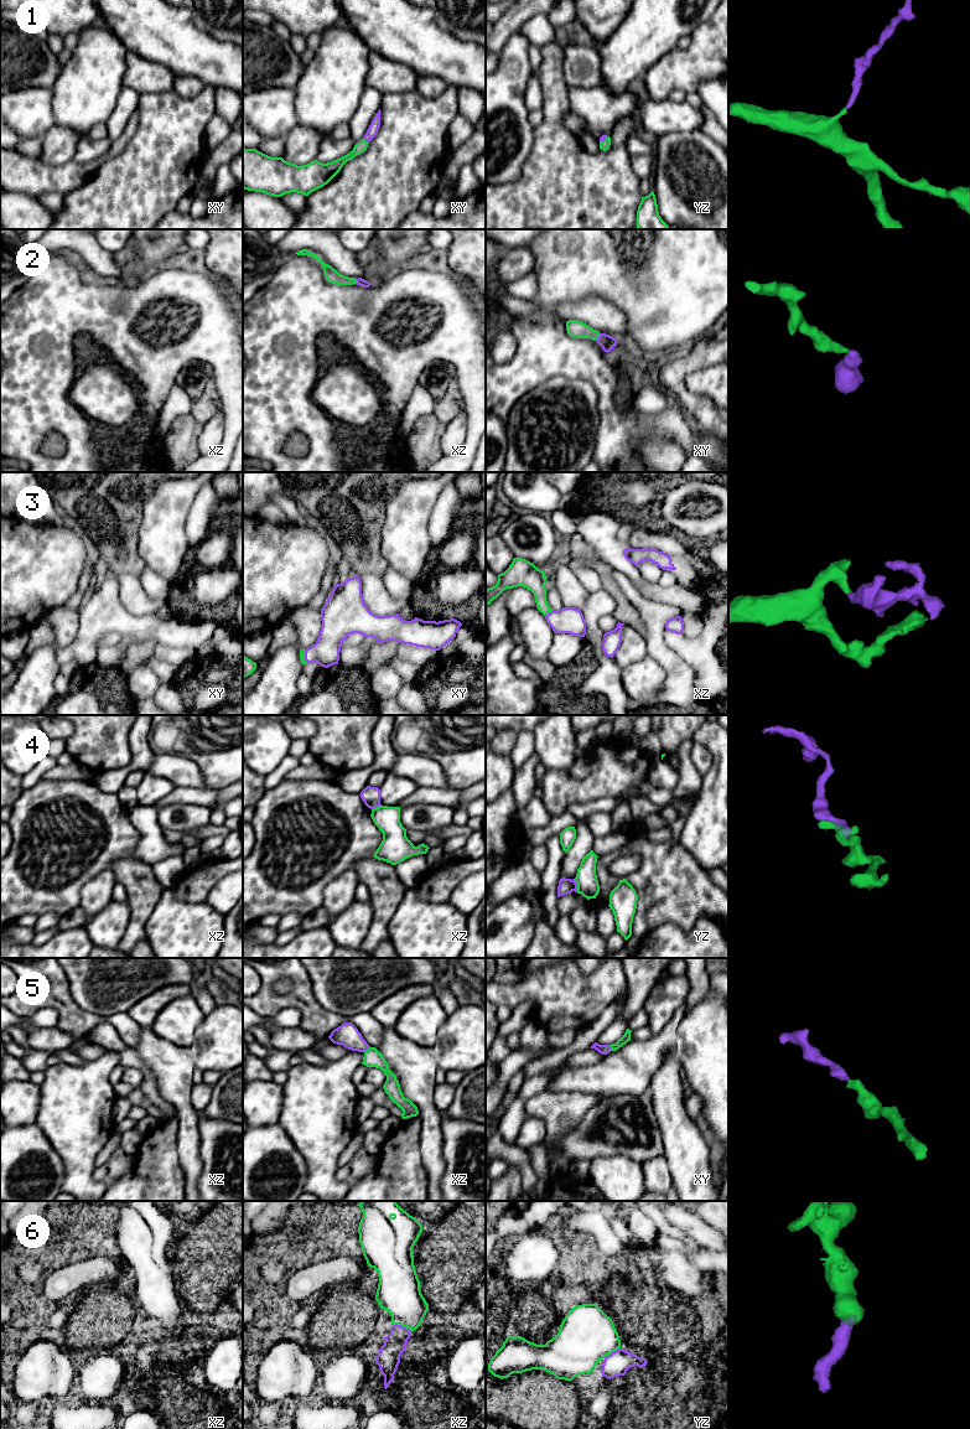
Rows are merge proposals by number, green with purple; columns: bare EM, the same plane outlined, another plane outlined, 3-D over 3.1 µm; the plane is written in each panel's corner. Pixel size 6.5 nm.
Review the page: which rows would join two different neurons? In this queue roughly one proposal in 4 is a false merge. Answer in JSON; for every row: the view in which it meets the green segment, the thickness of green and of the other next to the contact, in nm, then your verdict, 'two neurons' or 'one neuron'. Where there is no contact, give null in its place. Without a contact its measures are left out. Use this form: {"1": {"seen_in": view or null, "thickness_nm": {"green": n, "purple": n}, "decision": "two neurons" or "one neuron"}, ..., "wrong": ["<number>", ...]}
{"1": {"seen_in": "xy", "thickness_nm": {"green": 70, "purple": 70}, "decision": "one neuron"}, "2": {"seen_in": "xy", "thickness_nm": {"green": 110, "purple": 100}, "decision": "one neuron"}, "3": {"seen_in": "xz", "thickness_nm": {"green": 150, "purple": 180}, "decision": "one neuron"}, "4": {"seen_in": "yz", "thickness_nm": {"green": 140, "purple": 100}, "decision": "two neurons"}, "5": {"seen_in": "xz", "thickness_nm": {"green": 110, "purple": 150}, "decision": "one neuron"}, "6": {"seen_in": "xz", "thickness_nm": {"green": 280, "purple": 150}, "decision": "one neuron"}, "wrong": ["4"]}

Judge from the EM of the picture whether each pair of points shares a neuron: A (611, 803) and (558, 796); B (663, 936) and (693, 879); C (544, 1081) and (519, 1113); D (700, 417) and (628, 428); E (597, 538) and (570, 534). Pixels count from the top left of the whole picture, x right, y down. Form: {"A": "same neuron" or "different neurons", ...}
{"A": "different neurons", "B": "different neurons", "C": "same neuron", "D": "different neurons", "E": "different neurons"}

